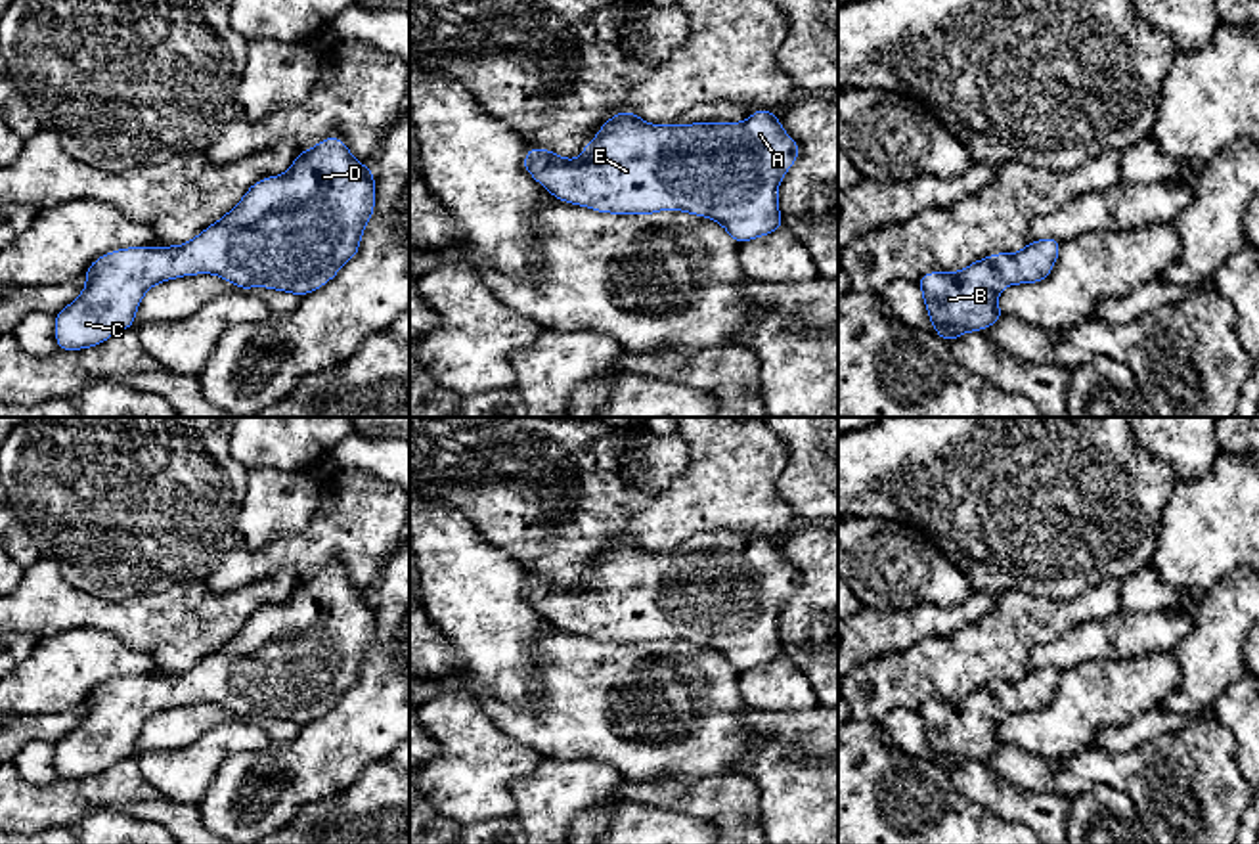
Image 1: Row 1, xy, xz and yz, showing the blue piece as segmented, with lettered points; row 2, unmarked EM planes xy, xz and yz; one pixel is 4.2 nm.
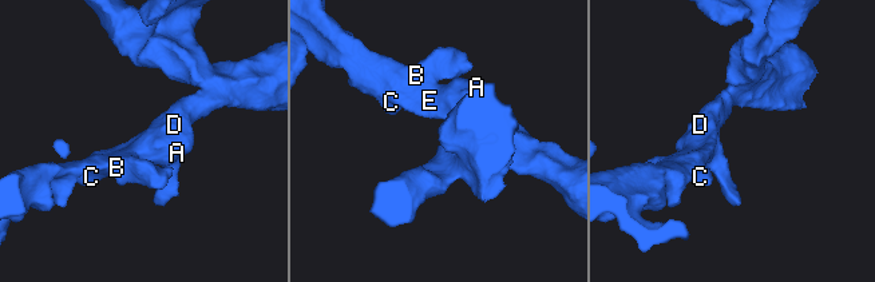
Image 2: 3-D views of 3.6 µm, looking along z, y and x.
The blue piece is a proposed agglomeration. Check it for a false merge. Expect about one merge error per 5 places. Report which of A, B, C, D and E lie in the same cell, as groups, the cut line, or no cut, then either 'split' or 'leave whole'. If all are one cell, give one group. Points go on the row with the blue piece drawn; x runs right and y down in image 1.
groups A B C D E; cut none; leave whole

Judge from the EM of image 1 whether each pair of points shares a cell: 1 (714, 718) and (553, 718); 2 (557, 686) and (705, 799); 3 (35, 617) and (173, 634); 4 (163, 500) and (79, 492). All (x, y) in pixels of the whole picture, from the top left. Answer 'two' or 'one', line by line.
1: one
2: two
3: one
4: one

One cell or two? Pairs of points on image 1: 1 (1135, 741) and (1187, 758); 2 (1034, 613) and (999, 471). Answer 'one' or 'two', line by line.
1: two
2: two

